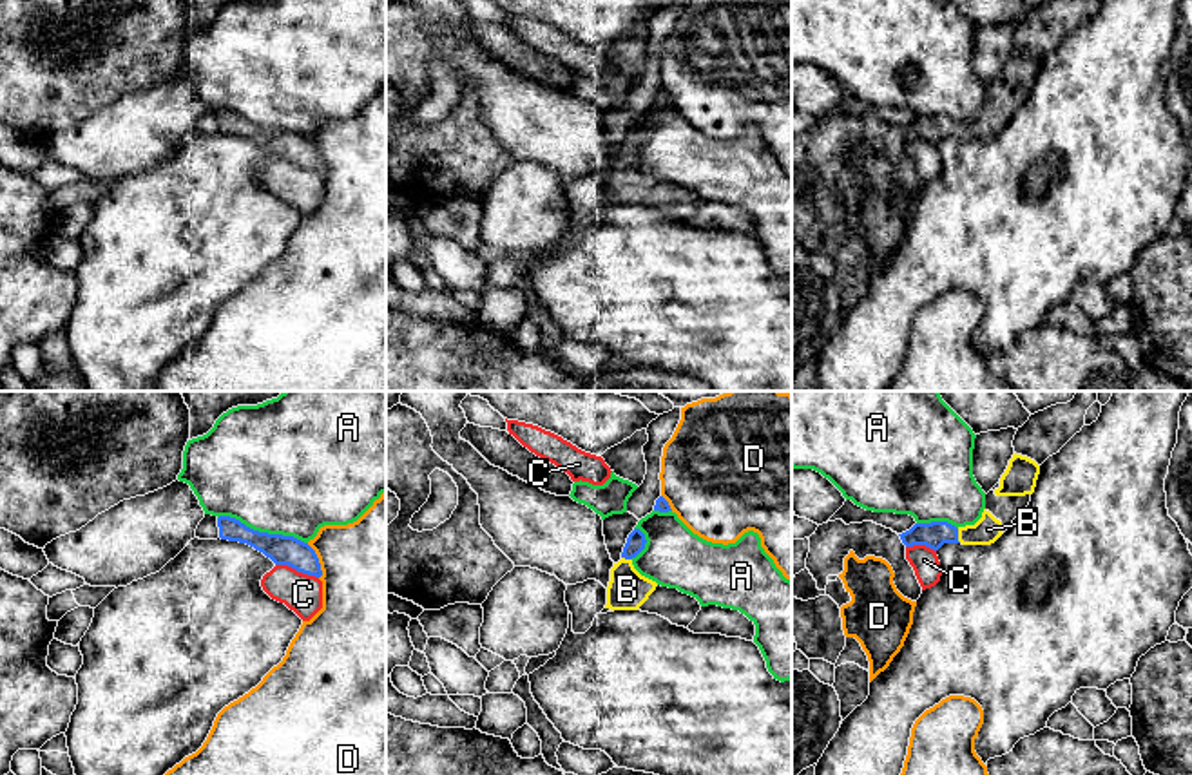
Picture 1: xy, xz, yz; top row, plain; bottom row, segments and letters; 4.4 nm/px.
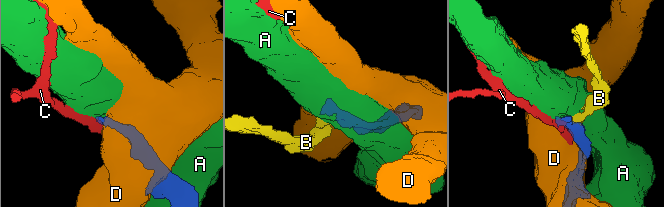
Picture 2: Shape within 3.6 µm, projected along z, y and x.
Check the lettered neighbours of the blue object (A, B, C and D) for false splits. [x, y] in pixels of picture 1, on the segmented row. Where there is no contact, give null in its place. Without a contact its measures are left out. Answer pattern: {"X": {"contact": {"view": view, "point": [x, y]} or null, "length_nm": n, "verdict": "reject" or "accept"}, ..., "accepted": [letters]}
{"A": {"contact": {"view": "xy", "point": [263, 533]}, "length_nm": 420, "verdict": "reject"}, "B": {"contact": {"view": "yz", "point": [957, 536]}, "length_nm": 70, "verdict": "accept"}, "C": {"contact": {"view": "xy", "point": [298, 571]}, "length_nm": 200, "verdict": "reject"}, "D": {"contact": {"view": "xy", "point": [317, 562]}, "length_nm": 170, "verdict": "reject"}, "accepted": ["B"]}

